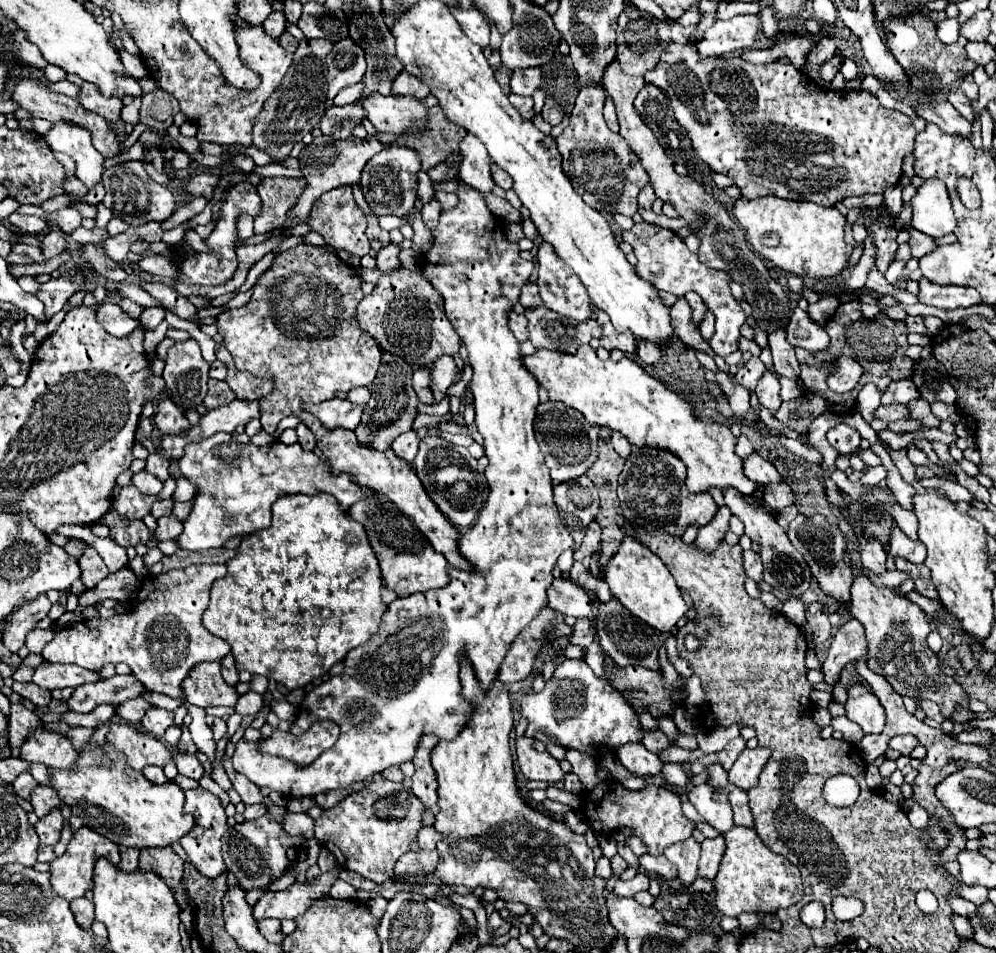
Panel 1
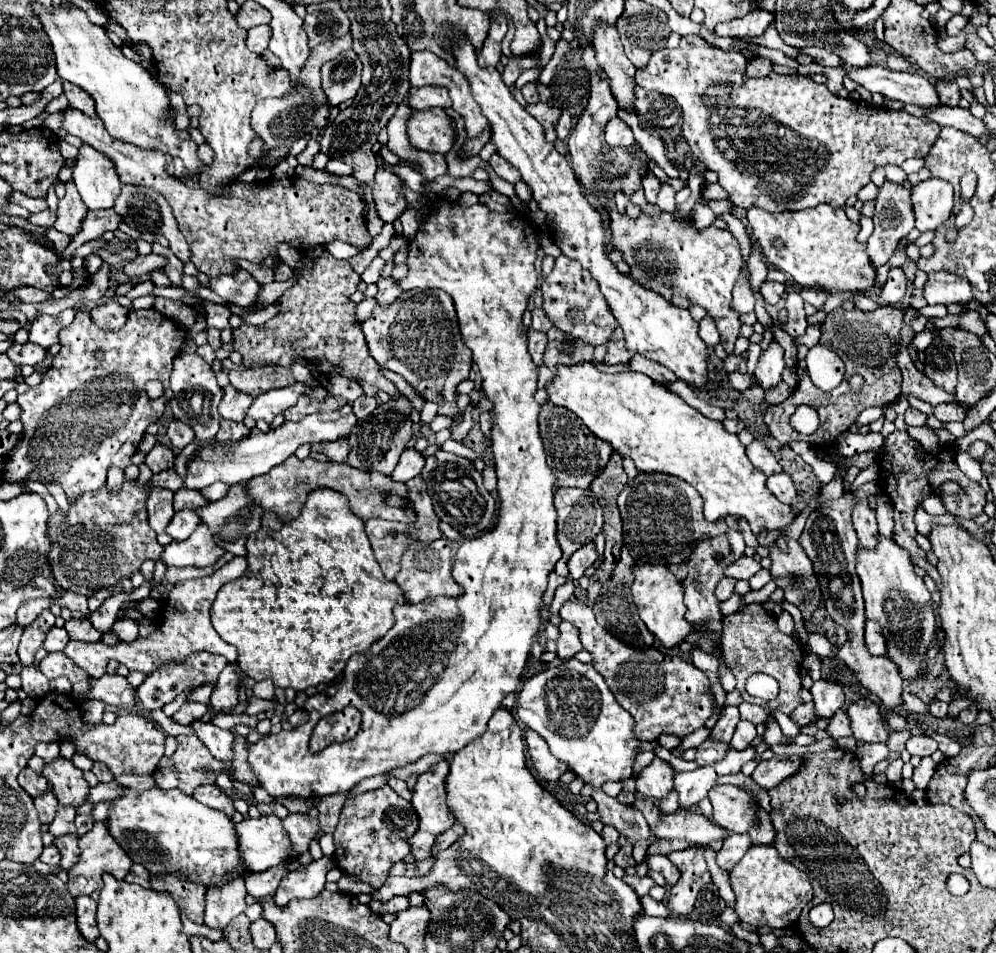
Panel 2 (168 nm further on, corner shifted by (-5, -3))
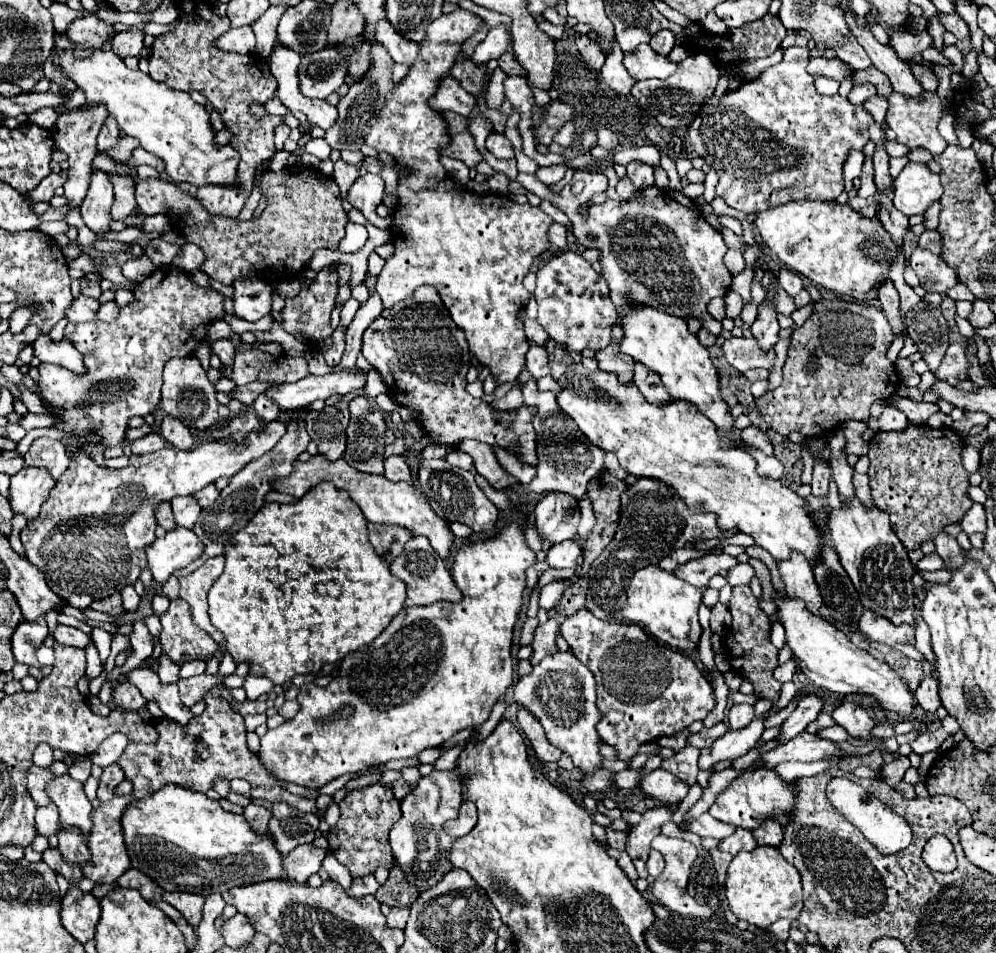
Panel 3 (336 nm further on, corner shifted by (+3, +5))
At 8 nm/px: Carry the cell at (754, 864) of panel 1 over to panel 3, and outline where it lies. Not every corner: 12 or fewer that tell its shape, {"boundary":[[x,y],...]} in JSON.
{"boundary":[[772,846],[734,856],[730,912],[762,930],[804,906],[798,870]]}

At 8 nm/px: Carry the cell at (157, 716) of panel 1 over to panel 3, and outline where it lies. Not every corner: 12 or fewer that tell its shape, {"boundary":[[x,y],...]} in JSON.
{"boundary":[[200,674],[178,682],[184,706],[200,702],[214,686],[224,684],[220,674]]}

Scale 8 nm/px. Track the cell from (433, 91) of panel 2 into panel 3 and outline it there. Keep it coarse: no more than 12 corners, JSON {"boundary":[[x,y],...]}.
{"boundary":[[444,78],[430,106],[468,116],[476,98],[458,80]]}

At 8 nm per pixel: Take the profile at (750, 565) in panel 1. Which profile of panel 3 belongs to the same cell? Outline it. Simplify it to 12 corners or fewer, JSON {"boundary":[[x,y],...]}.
{"boundary":[[712,554],[678,566],[672,574],[704,588],[714,574],[728,570],[734,556]]}

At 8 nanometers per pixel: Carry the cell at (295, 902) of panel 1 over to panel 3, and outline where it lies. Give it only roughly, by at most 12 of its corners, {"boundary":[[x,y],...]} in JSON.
{"boundary":[[296,846],[284,858],[288,880],[304,884],[328,850]]}

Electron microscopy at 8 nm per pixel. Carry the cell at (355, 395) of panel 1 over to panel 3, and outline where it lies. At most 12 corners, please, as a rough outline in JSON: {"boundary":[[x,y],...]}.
{"boundary":[[356,396],[350,402],[354,418],[370,410],[366,396]]}

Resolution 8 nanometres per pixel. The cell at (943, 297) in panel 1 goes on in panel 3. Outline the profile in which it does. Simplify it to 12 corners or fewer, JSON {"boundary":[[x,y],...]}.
{"boundary":[[914,248],[910,266],[926,292],[944,294],[956,272],[926,248]]}

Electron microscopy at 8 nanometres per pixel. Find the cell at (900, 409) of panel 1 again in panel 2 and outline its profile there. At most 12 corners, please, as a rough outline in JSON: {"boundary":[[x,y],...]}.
{"boundary":[[908,408],[904,414],[908,426],[924,426],[928,414],[916,408]]}

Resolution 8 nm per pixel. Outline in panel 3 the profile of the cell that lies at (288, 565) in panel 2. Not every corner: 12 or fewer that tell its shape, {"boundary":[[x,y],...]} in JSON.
{"boundary":[[330,482],[264,504],[208,592],[284,684],[368,646],[406,586]]}

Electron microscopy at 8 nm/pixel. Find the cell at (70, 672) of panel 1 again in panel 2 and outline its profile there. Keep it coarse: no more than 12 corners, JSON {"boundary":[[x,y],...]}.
{"boundary":[[124,676],[90,678],[88,696],[118,708],[132,708],[136,692]]}

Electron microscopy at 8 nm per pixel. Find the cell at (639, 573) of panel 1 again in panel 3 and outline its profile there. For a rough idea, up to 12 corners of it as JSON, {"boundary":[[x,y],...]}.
{"boundary":[[646,566],[612,622],[692,652],[702,590]]}

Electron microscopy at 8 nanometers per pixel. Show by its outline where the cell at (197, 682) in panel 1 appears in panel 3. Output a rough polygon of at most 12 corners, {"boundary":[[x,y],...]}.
{"boundary":[[172,600],[162,652],[176,664],[208,660],[218,644],[194,626],[186,602]]}

